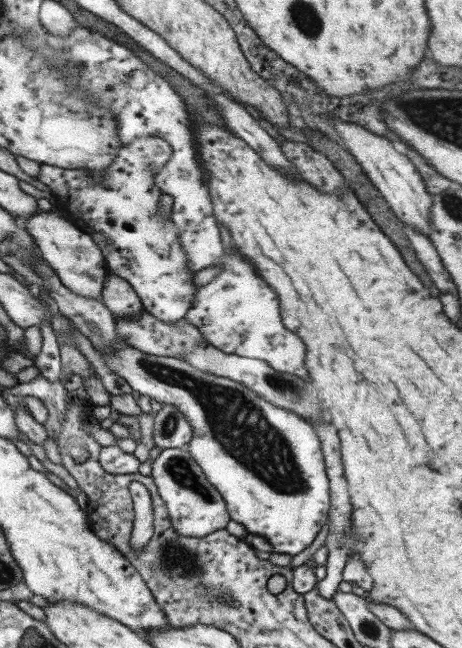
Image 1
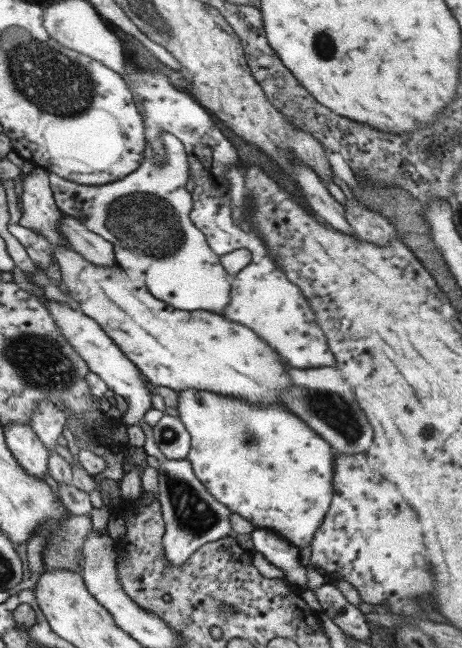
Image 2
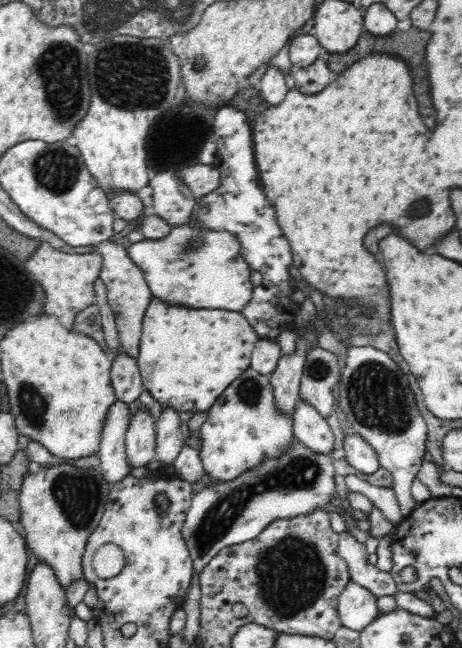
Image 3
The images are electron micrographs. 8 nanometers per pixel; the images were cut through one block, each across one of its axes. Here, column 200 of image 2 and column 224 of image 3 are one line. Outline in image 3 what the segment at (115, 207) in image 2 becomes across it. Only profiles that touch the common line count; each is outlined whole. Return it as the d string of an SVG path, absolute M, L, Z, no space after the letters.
M198 210L186 226L172 228L162 240L142 240L128 248L130 260L144 272L152 296L170 306L208 308L220 312L242 312L252 300L254 286L250 266L242 258L240 240L228 232L208 232L200 228Z

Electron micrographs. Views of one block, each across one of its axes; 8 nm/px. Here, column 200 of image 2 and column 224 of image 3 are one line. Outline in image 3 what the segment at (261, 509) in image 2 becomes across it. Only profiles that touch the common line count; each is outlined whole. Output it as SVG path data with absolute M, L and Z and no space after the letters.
M252 368L244 370L208 410L208 418L200 428L202 448L200 458L206 470L206 480L228 482L256 468L264 458L278 458L296 440L294 418L282 416L276 410L270 376Z

